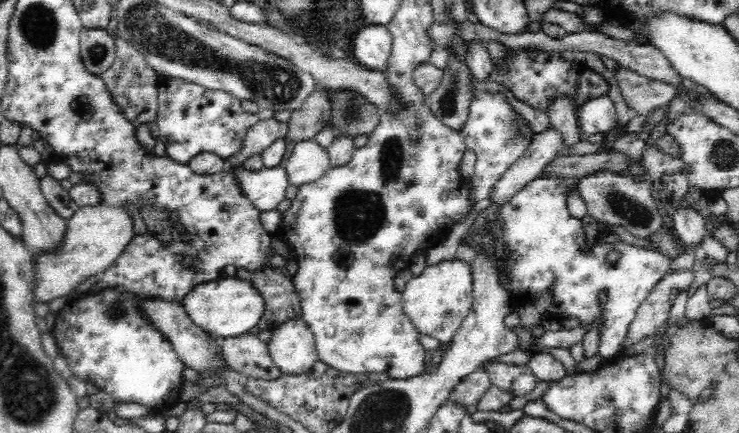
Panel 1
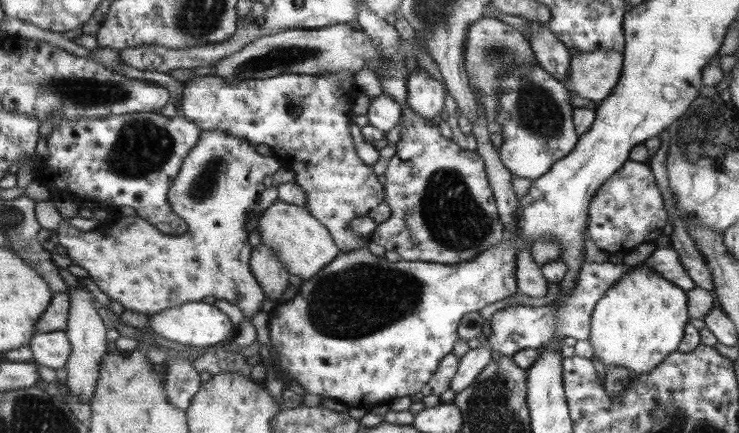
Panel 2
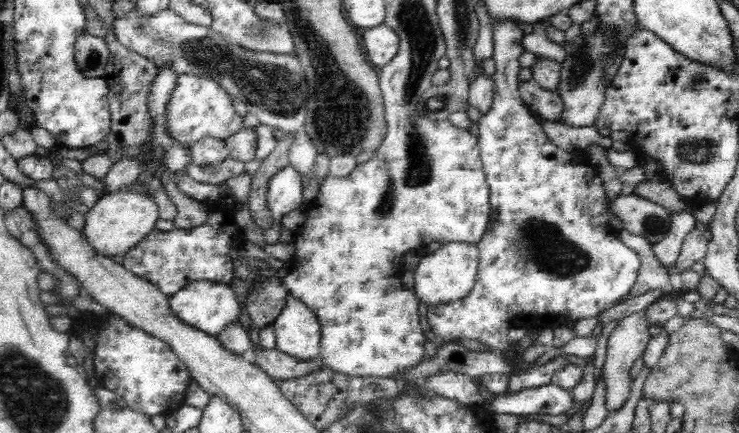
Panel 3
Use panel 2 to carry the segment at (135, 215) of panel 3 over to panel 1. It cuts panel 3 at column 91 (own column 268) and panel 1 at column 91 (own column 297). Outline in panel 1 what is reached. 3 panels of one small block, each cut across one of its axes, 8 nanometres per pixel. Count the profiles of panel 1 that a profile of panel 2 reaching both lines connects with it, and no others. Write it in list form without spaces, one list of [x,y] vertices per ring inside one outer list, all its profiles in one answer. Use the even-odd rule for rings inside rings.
[[[88,205],[79,207],[67,220],[67,235],[63,246],[54,255],[36,254],[38,282],[35,296],[40,303],[69,297],[81,282],[102,275],[124,253],[134,239],[132,216],[119,205]]]

